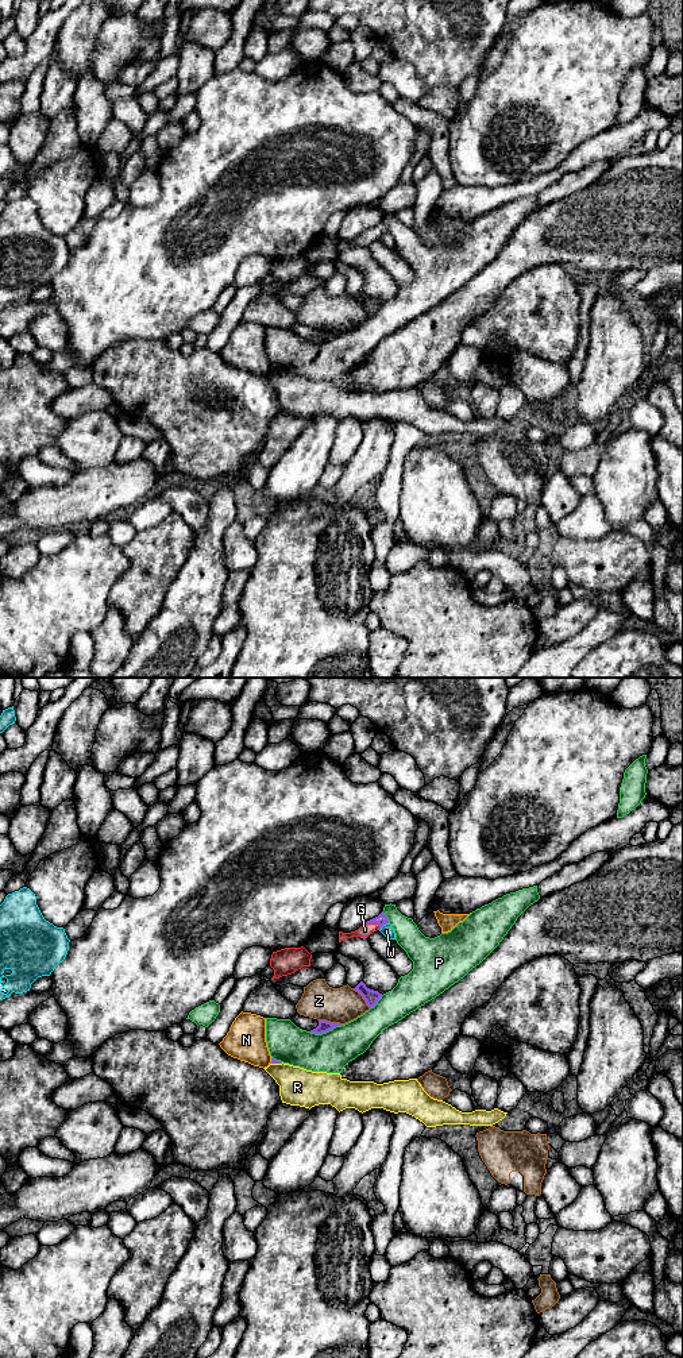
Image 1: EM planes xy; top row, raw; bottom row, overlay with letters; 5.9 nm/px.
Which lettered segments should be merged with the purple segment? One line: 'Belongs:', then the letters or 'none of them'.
Belongs: G

